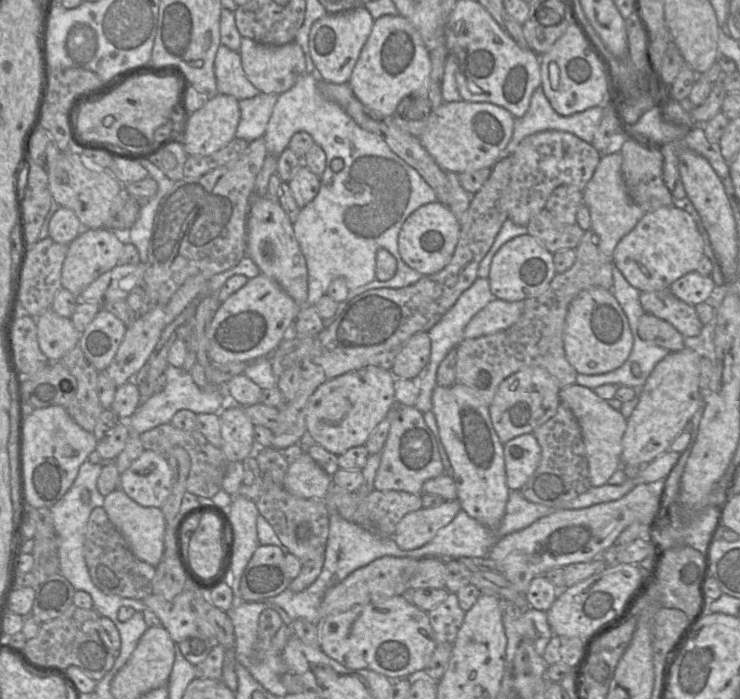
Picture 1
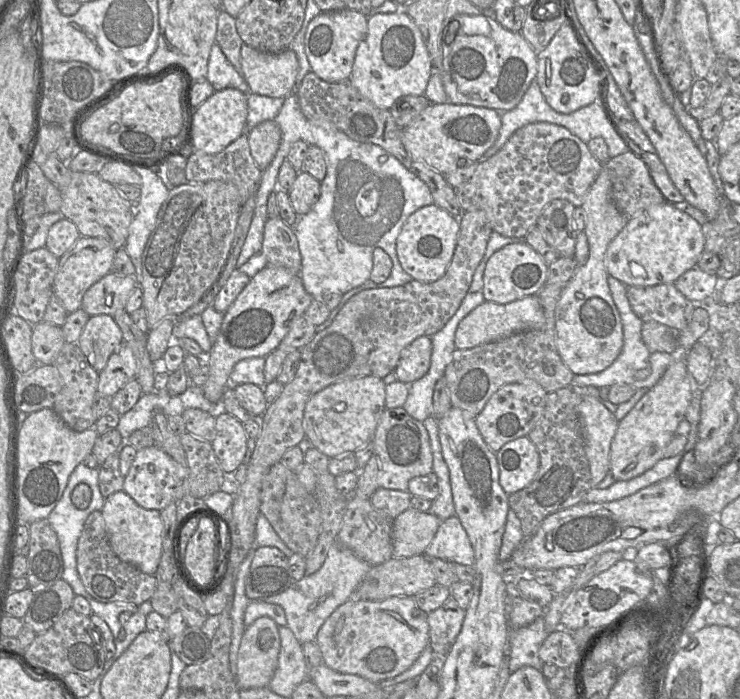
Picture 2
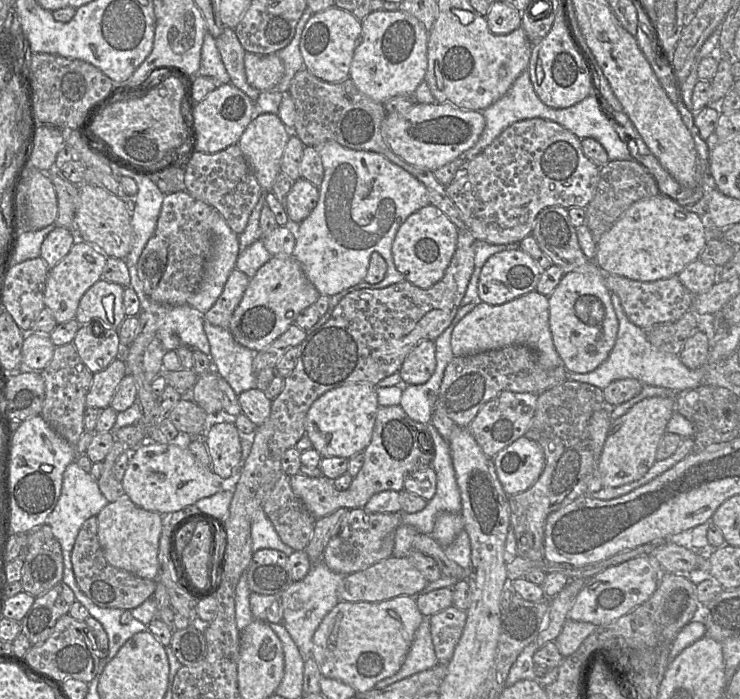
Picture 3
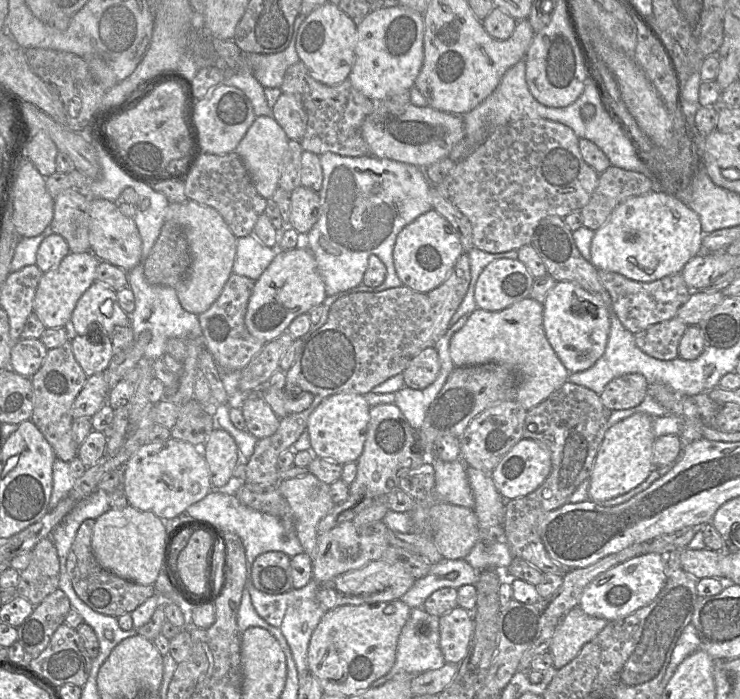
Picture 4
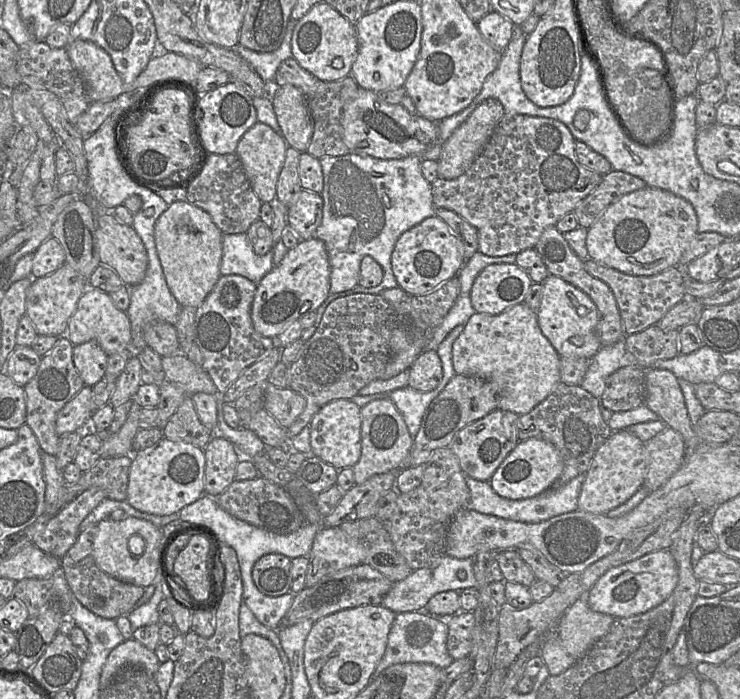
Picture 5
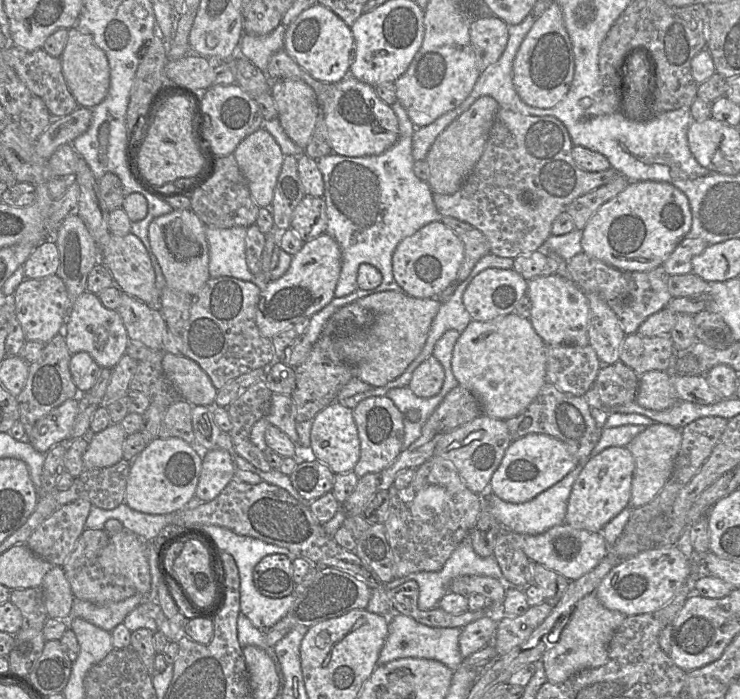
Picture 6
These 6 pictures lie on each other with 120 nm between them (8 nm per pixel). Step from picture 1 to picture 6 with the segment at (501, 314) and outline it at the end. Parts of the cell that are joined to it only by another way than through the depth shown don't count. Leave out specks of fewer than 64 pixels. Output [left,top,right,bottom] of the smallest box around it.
[452,313,546,420]

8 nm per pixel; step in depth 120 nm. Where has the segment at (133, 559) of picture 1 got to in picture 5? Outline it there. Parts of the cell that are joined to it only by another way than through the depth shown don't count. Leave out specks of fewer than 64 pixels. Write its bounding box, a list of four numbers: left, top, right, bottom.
[60,524,145,620]

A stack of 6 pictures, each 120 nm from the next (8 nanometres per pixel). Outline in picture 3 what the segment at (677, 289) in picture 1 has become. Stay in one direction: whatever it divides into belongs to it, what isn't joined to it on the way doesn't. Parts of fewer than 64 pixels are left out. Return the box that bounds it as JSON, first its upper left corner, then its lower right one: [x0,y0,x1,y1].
[677,259,722,296]

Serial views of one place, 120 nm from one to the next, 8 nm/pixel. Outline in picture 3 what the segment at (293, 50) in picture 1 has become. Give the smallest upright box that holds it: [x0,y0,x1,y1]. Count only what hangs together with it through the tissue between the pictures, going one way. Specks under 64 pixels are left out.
[244,51,284,92]

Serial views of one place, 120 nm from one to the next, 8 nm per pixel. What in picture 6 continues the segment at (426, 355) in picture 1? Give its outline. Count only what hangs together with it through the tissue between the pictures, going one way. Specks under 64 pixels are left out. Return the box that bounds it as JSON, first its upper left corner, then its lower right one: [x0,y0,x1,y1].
[408,355,444,398]

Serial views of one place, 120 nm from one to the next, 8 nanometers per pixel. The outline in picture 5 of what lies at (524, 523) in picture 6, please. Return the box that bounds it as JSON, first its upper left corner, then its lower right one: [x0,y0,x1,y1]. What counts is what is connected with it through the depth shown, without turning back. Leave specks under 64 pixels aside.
[466,474,585,523]

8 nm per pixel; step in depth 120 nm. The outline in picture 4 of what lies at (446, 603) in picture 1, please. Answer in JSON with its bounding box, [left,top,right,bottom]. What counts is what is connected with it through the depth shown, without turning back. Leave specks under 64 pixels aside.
[439,606,473,664]

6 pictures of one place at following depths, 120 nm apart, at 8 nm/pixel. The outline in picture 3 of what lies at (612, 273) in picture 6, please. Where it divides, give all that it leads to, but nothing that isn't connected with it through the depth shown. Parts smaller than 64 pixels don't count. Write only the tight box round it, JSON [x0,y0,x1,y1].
[604,273,694,329]

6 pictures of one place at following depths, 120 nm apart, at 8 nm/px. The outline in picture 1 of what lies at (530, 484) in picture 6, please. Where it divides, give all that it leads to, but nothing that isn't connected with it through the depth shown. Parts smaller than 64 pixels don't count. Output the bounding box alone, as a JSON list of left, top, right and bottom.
[503,433,541,491]

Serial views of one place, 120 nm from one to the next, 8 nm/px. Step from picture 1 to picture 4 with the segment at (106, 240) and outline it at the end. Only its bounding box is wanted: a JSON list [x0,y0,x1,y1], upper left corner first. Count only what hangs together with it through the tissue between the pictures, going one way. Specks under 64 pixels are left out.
[33,252,100,328]

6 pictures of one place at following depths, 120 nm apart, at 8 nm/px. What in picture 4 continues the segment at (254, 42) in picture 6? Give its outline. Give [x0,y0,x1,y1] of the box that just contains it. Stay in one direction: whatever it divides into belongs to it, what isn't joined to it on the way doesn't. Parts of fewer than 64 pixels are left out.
[244,14,305,88]

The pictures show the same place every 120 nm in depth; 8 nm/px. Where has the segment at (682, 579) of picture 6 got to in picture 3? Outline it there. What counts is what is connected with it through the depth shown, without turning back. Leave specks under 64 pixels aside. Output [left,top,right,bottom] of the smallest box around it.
[567,556,659,626]

